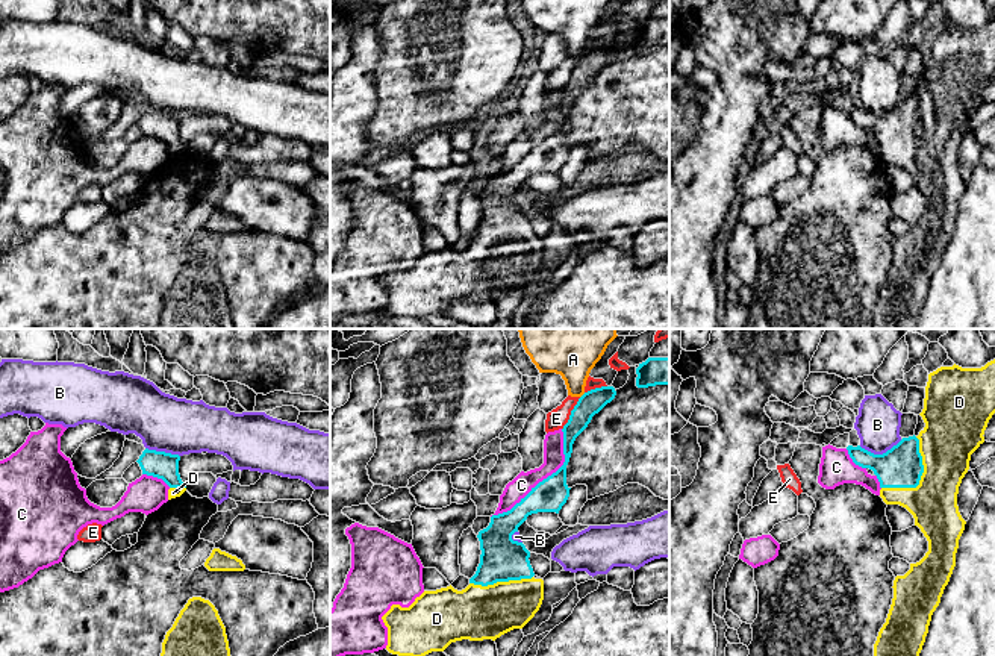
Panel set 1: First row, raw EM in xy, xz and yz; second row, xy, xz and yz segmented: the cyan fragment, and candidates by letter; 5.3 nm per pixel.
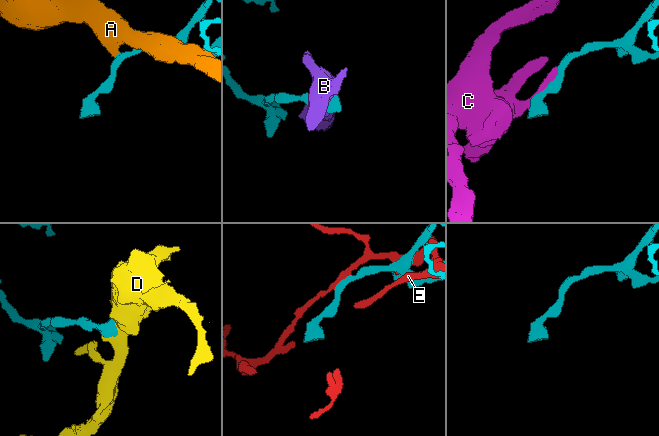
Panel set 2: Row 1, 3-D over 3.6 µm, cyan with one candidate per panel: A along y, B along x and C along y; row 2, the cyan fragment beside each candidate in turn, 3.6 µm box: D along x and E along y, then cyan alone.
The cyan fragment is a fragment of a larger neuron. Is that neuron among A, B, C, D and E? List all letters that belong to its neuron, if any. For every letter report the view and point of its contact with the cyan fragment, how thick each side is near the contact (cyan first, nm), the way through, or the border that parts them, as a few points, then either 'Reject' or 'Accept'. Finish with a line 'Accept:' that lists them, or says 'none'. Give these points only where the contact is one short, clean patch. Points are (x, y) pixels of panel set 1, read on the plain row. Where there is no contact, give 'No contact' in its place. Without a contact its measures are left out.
A: Touches cyan at xz (582, 56). Thickness 120 nm (cyan) against 220 nm. Boundary: xz (585, 53), (580, 58). Reject
B: Touches cyan at yz (880, 115). Thickness 220 nm (cyan) against 240 nm. Boundary: yz (901, 100), (882, 114), (871, 114), (859, 106). Reject
C: Touches cyan at xz (544, 140). Thickness 180 nm (cyan) against 110 nm. Reject
D: Touches cyan at yz (920, 140). Thickness 220 nm (cyan) against 280 nm. Accept
E: Touches cyan at xz (571, 74). Thickness 120 nm (cyan) against 100 nm. Reject
Accept: D

